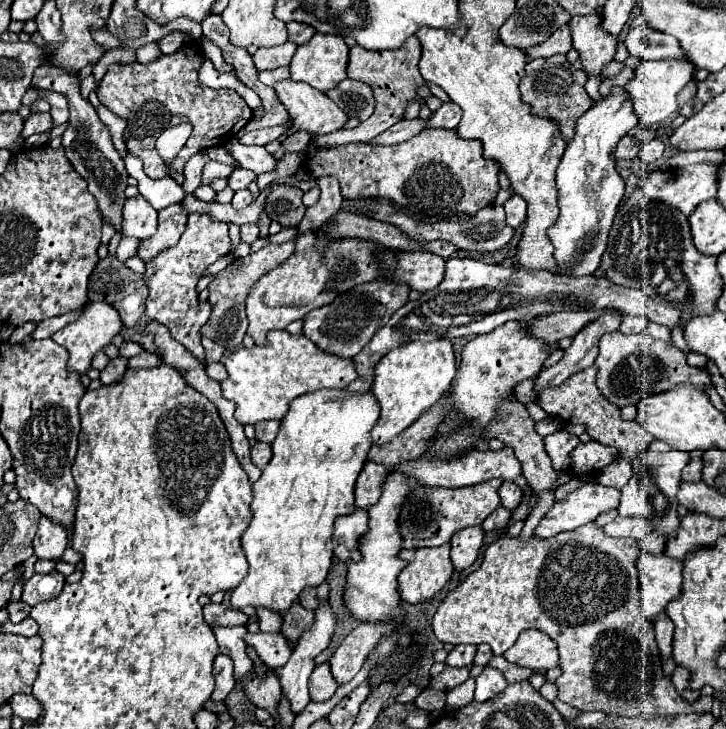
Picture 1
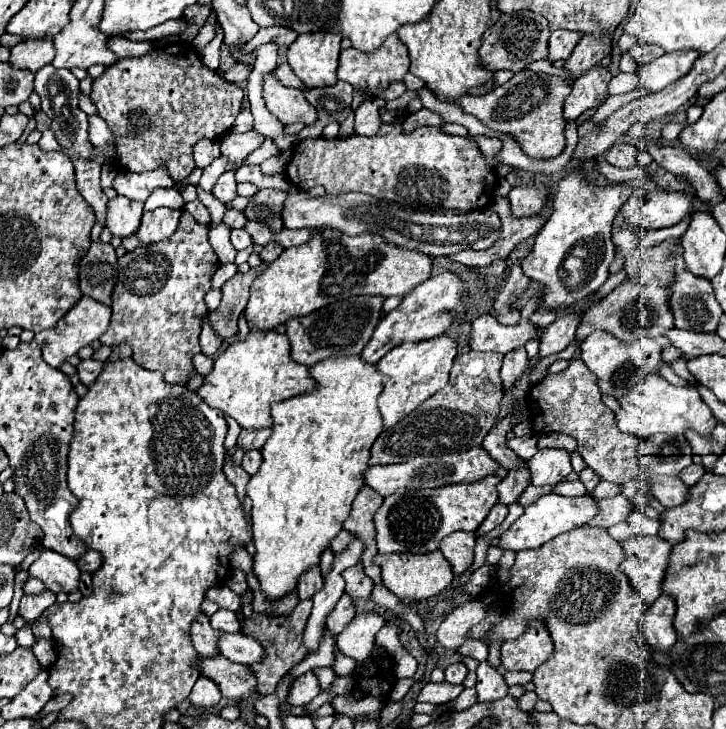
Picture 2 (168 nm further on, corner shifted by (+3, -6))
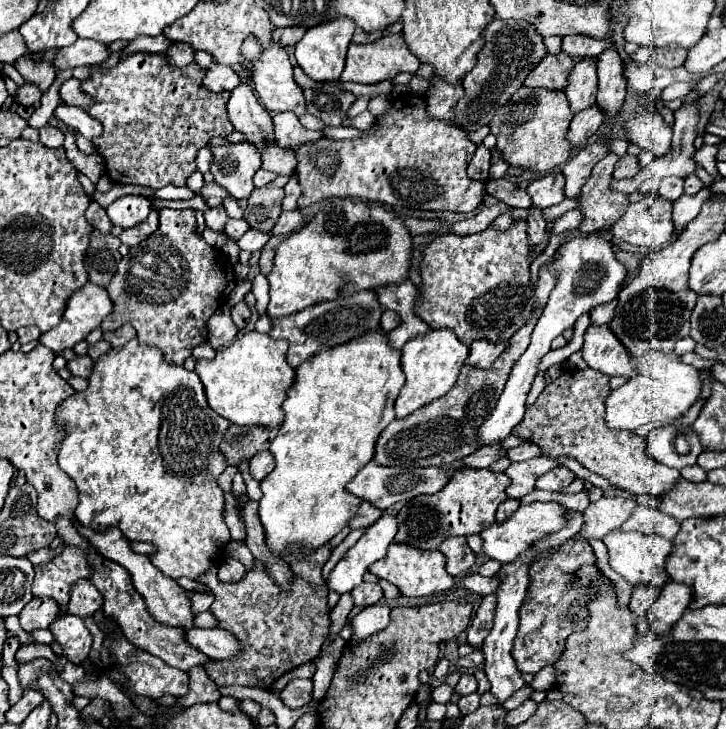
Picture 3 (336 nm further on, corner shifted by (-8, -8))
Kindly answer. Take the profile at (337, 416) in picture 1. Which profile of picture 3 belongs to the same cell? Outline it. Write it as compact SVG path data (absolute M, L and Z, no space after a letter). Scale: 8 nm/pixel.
M381 329L367 331L367 335L353 339L351 343L343 343L343 347L313 355L313 359L295 369L295 381L283 403L285 421L269 447L275 457L275 469L261 481L263 497L259 501L259 517L265 527L267 545L273 553L281 555L291 543L303 545L303 549L295 551L297 555L301 551L309 553L309 549L329 543L349 523L361 499L347 493L345 485L373 459L377 437L395 419L393 403L403 383L401 351L389 347L389 339Z

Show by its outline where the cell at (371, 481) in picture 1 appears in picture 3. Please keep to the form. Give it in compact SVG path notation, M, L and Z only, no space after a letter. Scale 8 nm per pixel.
M361 501L359 509L357 509L357 515L351 519L349 527L351 527L351 529L367 529L367 527L371 527L371 525L381 517L381 513L383 513L383 511L375 509L371 503Z

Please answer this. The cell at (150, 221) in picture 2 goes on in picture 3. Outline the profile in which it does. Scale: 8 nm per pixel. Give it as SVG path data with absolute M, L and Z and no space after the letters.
M151 211L151 215L143 223L139 223L139 227L131 227L131 229L123 231L119 235L119 239L121 239L121 243L133 247L133 245L139 245L143 239L147 239L157 227L159 227L159 215L157 215L157 211Z

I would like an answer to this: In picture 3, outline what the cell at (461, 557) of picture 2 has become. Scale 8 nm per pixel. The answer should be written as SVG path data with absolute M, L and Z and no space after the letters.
M451 537L445 539L439 545L439 551L445 555L445 567L449 571L449 575L453 575L455 579L463 579L463 575L469 573L469 569L475 565L475 555L469 549L465 537Z

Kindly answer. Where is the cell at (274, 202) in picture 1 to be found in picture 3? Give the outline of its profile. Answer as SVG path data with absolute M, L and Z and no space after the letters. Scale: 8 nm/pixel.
M271 185L253 189L253 193L247 199L249 205L243 213L243 219L249 223L251 229L261 229L269 233L277 217L281 215L281 199L283 199L283 189Z

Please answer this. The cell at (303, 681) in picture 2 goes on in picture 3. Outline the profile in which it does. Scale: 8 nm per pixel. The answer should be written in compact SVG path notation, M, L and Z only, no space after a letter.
M291 679L281 689L279 699L291 709L299 709L299 707L311 703L311 691L313 691L313 681L311 679Z

